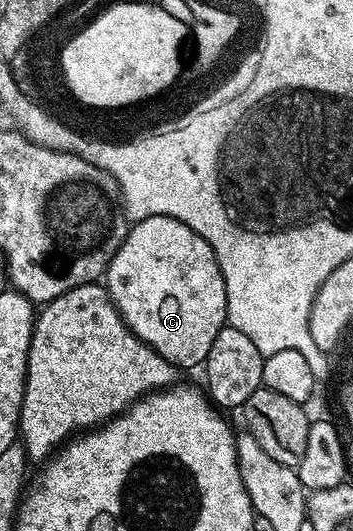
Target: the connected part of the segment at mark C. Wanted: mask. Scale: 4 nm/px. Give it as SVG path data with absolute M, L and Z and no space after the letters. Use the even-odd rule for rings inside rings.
M155 215L132 222L103 284L132 333L181 371L204 366L215 335L227 324L227 287L215 251L179 219Z

